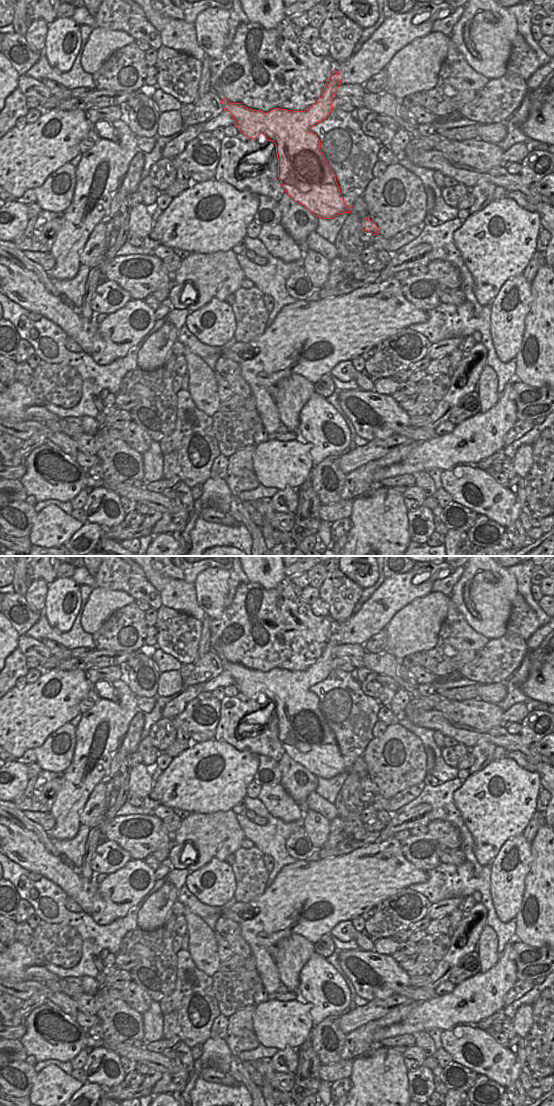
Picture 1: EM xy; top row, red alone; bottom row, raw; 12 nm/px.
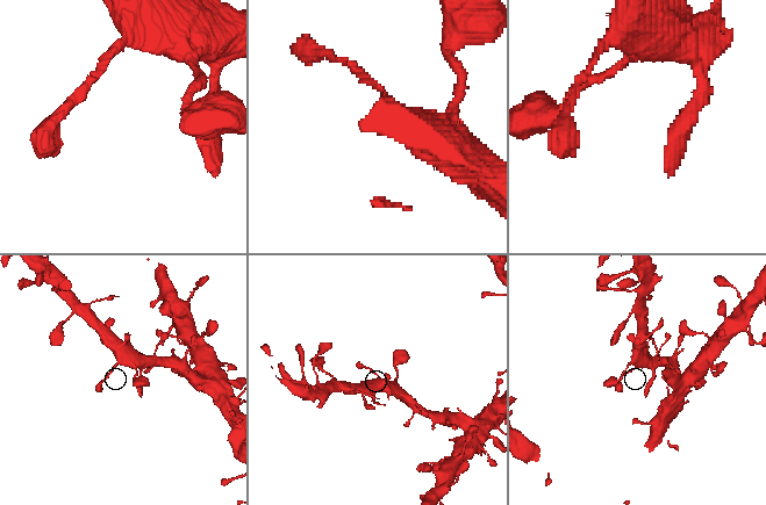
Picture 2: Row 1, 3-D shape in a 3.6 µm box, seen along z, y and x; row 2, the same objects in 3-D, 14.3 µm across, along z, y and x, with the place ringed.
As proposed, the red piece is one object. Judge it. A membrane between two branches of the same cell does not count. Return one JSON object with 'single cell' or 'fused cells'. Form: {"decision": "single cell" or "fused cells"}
{"decision": "single cell"}

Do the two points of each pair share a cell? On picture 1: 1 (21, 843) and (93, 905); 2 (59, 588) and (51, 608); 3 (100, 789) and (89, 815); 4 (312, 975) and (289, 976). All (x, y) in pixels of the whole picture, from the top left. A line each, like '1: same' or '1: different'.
1: same
2: same
3: same
4: different

